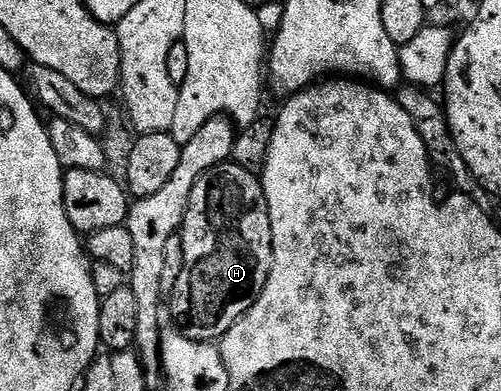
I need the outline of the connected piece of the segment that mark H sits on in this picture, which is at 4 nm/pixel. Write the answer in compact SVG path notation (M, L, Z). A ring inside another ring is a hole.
M222 164L202 176L189 197L179 237L183 244L183 272L171 299L176 329L191 341L220 343L221 337L259 300L273 267L271 220L260 177L232 164Z

